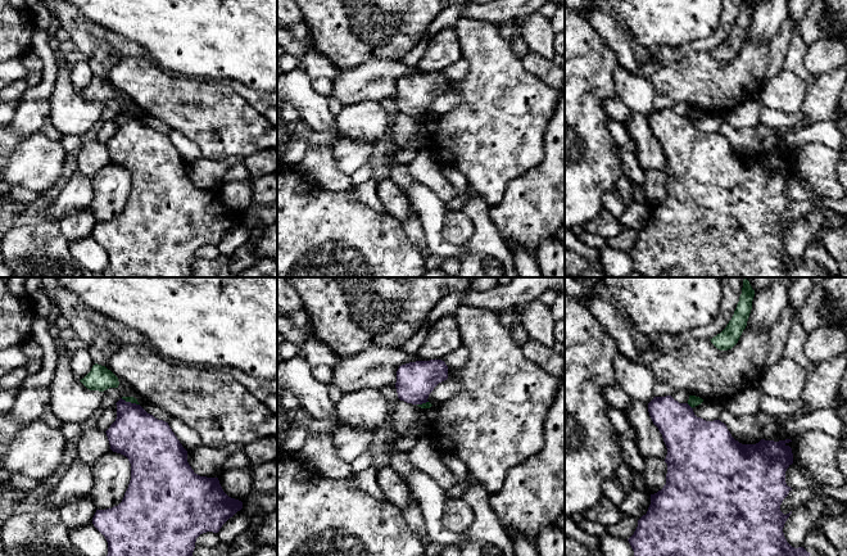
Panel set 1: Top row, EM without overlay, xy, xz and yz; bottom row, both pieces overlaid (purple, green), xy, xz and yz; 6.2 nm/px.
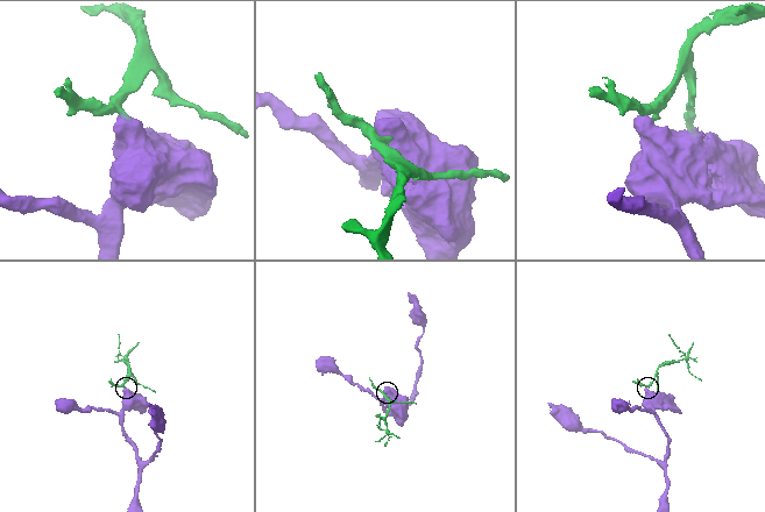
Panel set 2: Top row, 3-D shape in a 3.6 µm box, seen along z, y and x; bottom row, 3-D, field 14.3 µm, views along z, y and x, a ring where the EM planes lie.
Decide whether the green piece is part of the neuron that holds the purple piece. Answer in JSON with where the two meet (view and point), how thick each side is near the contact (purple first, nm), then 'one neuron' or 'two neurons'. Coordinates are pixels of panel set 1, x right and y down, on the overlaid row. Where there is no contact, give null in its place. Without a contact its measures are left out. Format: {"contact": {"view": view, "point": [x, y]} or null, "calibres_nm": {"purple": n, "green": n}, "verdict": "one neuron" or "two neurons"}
{"contact": {"view": "yz", "point": [689, 406]}, "calibres_nm": {"purple": 340, "green": 70}, "verdict": "two neurons"}

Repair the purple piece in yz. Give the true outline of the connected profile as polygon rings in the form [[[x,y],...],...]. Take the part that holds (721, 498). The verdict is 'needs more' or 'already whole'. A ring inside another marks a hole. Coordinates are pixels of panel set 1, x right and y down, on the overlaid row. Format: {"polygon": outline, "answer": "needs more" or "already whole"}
{"polygon": [[[671,395],[666,397],[654,397],[648,403],[648,412],[653,424],[658,428],[662,434],[663,442],[667,448],[667,455],[665,462],[667,464],[666,484],[661,491],[654,494],[651,494],[651,505],[646,515],[638,520],[638,526],[634,534],[628,539],[634,556],[810,556],[803,547],[794,548],[792,547],[783,533],[784,524],[792,511],[784,515],[780,511],[780,505],[783,500],[792,491],[791,487],[785,483],[785,471],[793,464],[792,448],[788,446],[791,439],[785,440],[765,440],[761,439],[756,444],[742,444],[735,440],[726,425],[720,420],[706,421],[701,417],[697,417],[693,412],[693,408],[688,403],[679,403]]], "answer": "already whole"}

